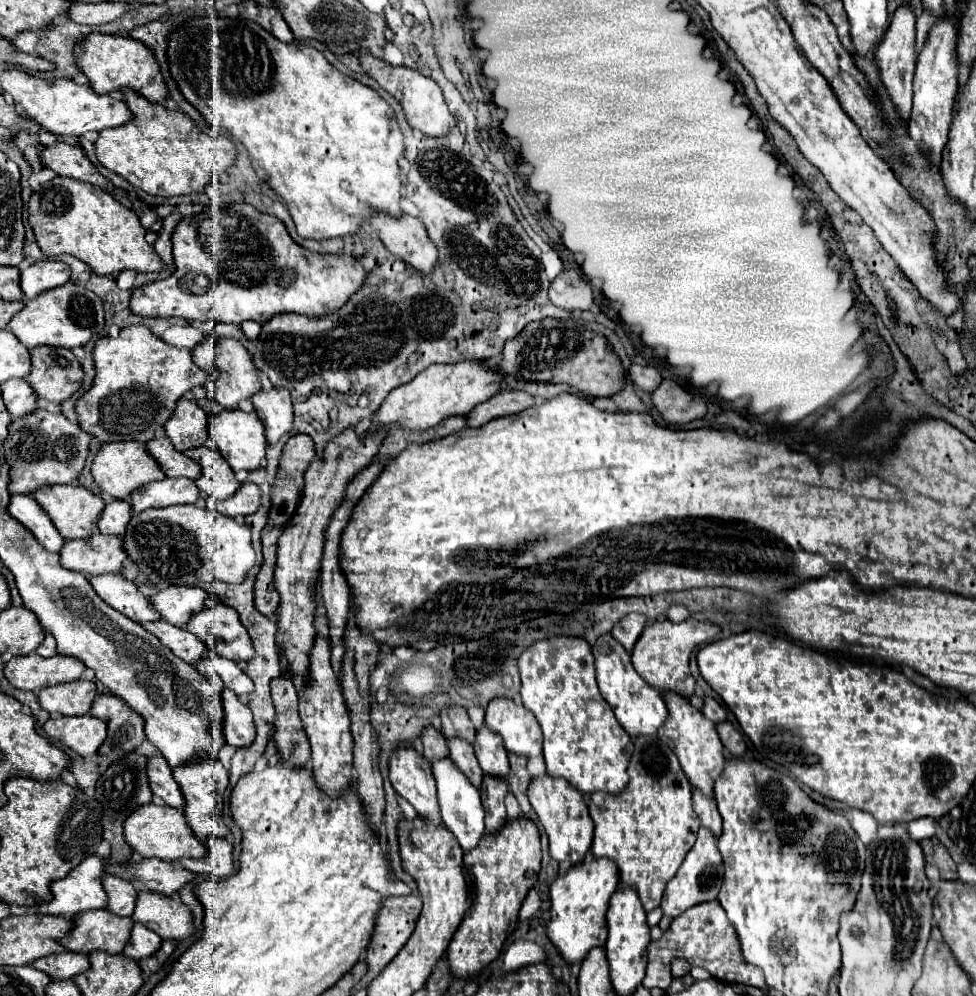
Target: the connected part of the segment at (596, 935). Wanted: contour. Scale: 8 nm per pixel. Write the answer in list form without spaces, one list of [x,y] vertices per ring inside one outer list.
[[[607,860],[581,862],[551,886],[551,920],[545,926],[547,938],[557,946],[567,964],[581,964],[591,948],[603,948],[607,942],[607,908],[619,884],[615,864]]]

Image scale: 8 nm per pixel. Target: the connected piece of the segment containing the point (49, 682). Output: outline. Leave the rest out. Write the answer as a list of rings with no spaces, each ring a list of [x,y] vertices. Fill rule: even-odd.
[[[39,654],[15,656],[5,664],[5,678],[19,690],[35,690],[79,680],[83,672],[83,662],[61,654],[51,658],[43,658]]]

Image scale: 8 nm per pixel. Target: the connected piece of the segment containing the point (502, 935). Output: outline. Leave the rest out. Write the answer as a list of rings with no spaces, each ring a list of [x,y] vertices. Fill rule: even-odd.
[[[525,818],[507,822],[495,836],[481,838],[479,846],[467,852],[463,860],[465,864],[471,864],[471,874],[475,878],[475,902],[447,948],[449,970],[457,980],[477,976],[485,966],[489,966],[501,954],[507,938],[515,930],[519,908],[537,882],[537,874],[541,870],[537,826]]]

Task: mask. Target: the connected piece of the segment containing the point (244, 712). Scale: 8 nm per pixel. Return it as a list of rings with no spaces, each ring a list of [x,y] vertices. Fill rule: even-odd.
[[[223,690],[221,696],[225,718],[223,718],[223,732],[227,738],[227,744],[235,748],[251,746],[255,740],[255,724],[253,714],[247,704],[243,704],[231,690]]]

